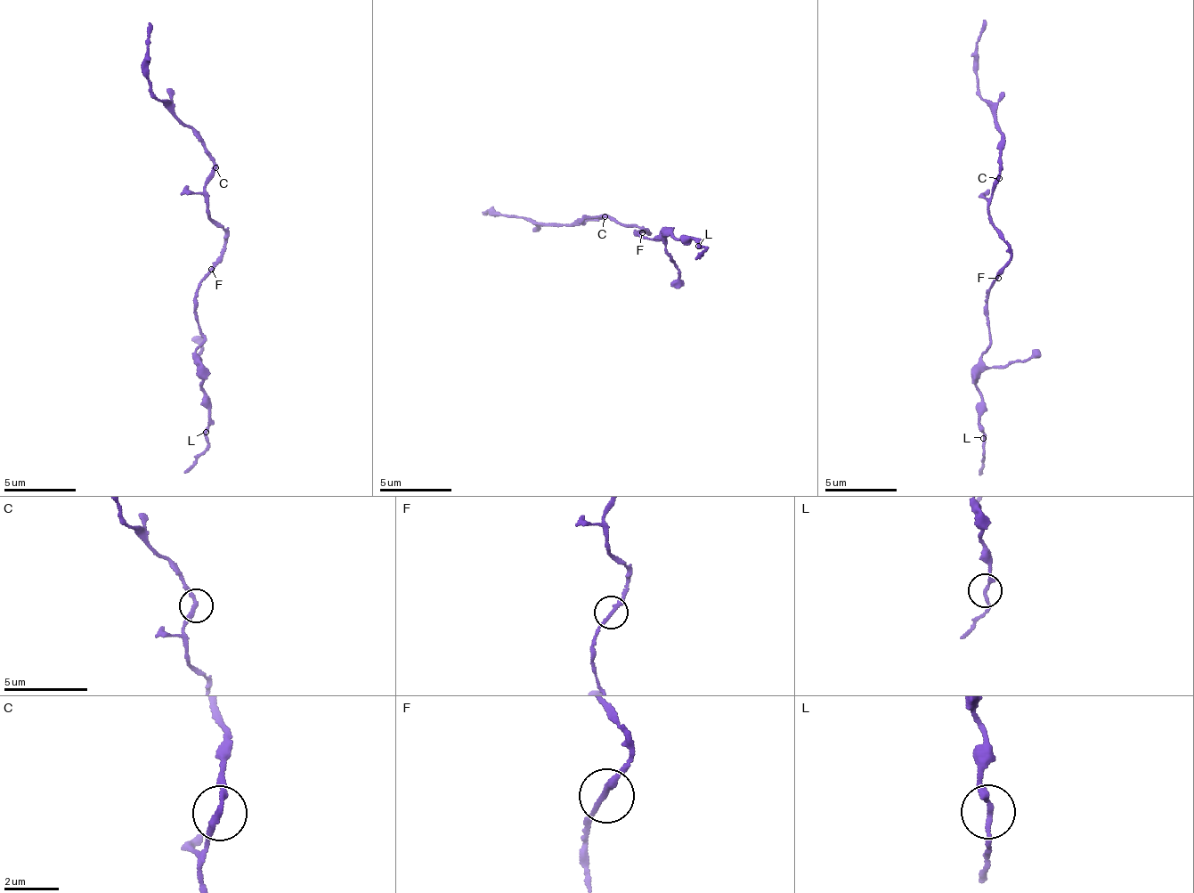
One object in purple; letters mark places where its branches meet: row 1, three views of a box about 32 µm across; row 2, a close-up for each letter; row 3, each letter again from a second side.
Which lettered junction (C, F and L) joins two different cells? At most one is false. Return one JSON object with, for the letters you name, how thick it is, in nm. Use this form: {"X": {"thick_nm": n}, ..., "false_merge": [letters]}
{"false_merge": []}

